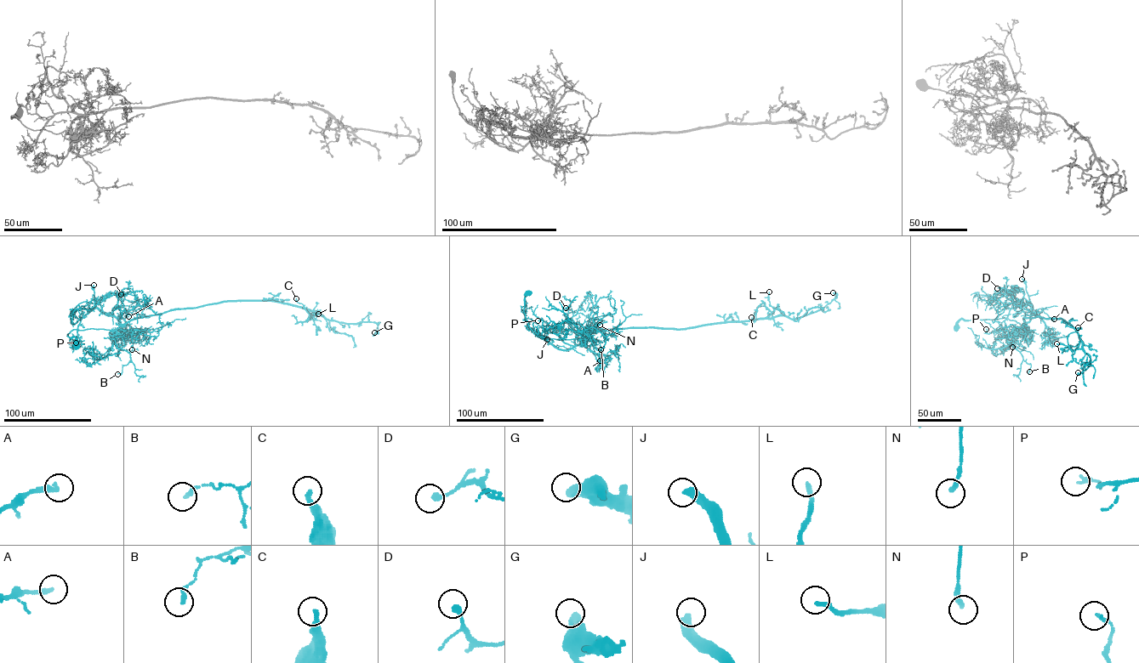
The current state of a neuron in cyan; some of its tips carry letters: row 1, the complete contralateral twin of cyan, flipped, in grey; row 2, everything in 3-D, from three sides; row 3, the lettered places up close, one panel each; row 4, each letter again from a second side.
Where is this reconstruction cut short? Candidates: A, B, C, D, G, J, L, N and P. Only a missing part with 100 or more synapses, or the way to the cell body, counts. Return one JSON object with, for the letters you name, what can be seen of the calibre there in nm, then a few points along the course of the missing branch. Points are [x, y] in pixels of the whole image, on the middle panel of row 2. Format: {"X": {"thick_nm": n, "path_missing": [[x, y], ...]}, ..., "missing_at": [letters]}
{"J": {"thick_nm": 440, "path_missing": [[547, 339], [541, 334], [531, 339], [526, 337], [524, 346]]}, "missing_at": ["J"]}

